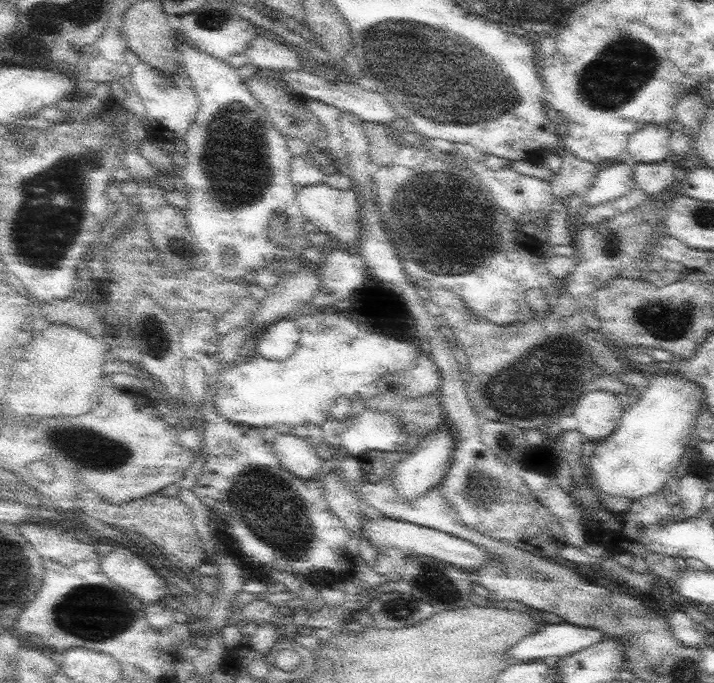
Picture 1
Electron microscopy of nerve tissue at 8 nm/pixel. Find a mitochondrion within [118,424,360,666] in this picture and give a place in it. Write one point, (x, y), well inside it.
(257, 495)

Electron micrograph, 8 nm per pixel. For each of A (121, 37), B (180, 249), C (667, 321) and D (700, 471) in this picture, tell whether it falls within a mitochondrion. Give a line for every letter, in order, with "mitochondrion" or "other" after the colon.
A: other
B: mitochondrion
C: mitochondrion
D: other

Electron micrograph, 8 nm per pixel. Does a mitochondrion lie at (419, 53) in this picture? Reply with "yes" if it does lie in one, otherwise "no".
yes

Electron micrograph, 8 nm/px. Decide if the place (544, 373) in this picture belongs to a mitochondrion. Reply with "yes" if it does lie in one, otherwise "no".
yes

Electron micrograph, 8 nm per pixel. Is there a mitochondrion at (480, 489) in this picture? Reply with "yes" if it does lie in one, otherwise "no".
yes

